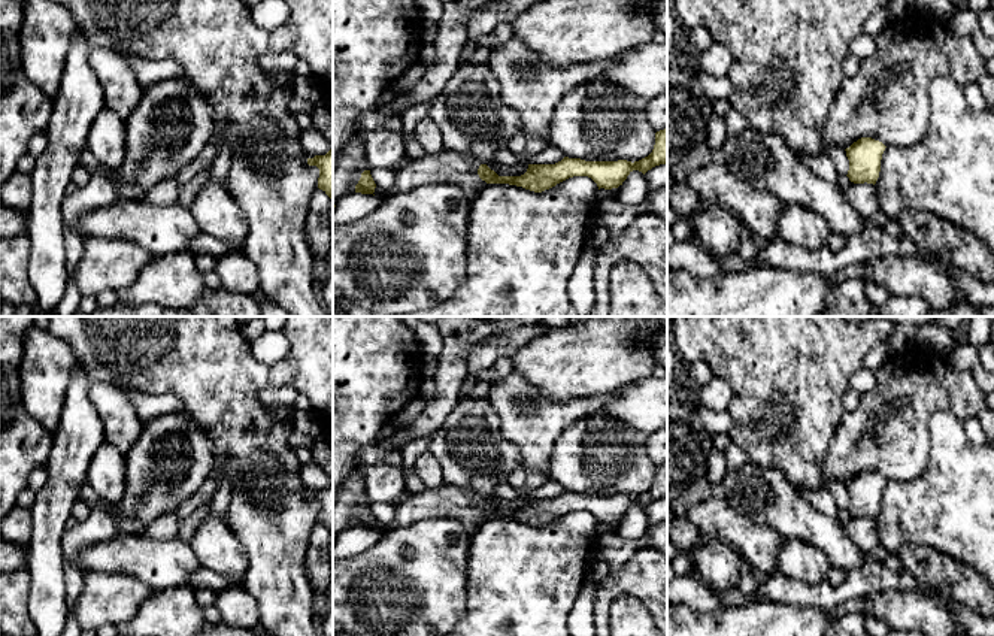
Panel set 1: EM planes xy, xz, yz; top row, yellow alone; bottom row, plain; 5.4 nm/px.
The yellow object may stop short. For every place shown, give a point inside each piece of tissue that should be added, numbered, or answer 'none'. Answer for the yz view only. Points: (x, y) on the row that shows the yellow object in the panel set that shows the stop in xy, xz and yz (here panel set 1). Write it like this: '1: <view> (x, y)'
none

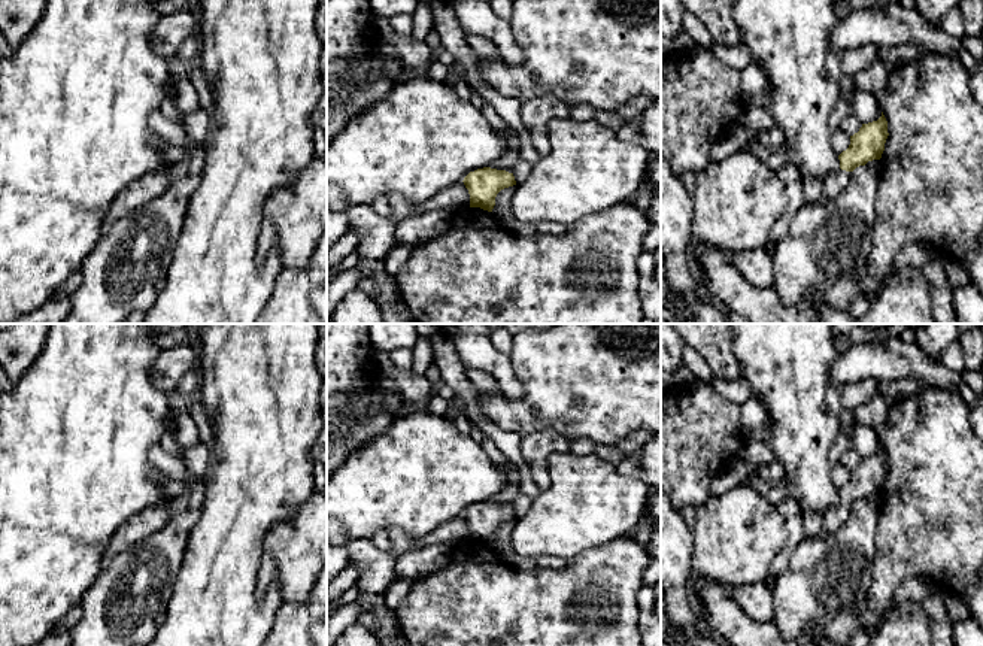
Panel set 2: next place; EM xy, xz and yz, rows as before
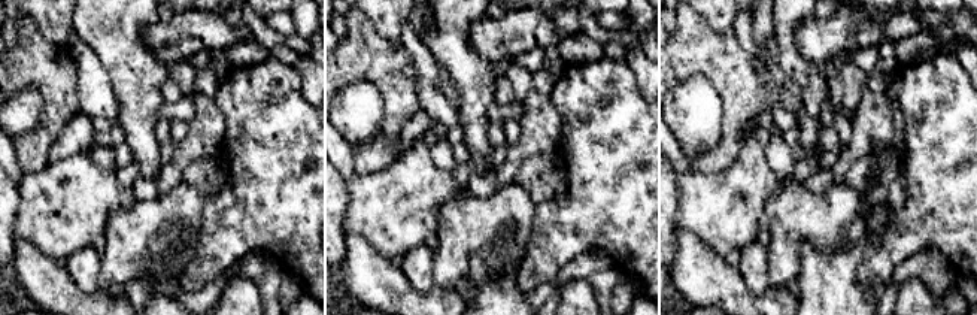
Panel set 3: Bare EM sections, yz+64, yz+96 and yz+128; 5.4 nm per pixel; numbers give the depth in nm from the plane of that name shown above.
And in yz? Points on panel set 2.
1: yz (834, 184)

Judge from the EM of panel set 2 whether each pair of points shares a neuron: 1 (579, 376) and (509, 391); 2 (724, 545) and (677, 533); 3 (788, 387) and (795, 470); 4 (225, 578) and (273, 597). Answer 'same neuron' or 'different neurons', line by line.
1: different neurons
2: different neurons
3: same neuron
4: same neuron

